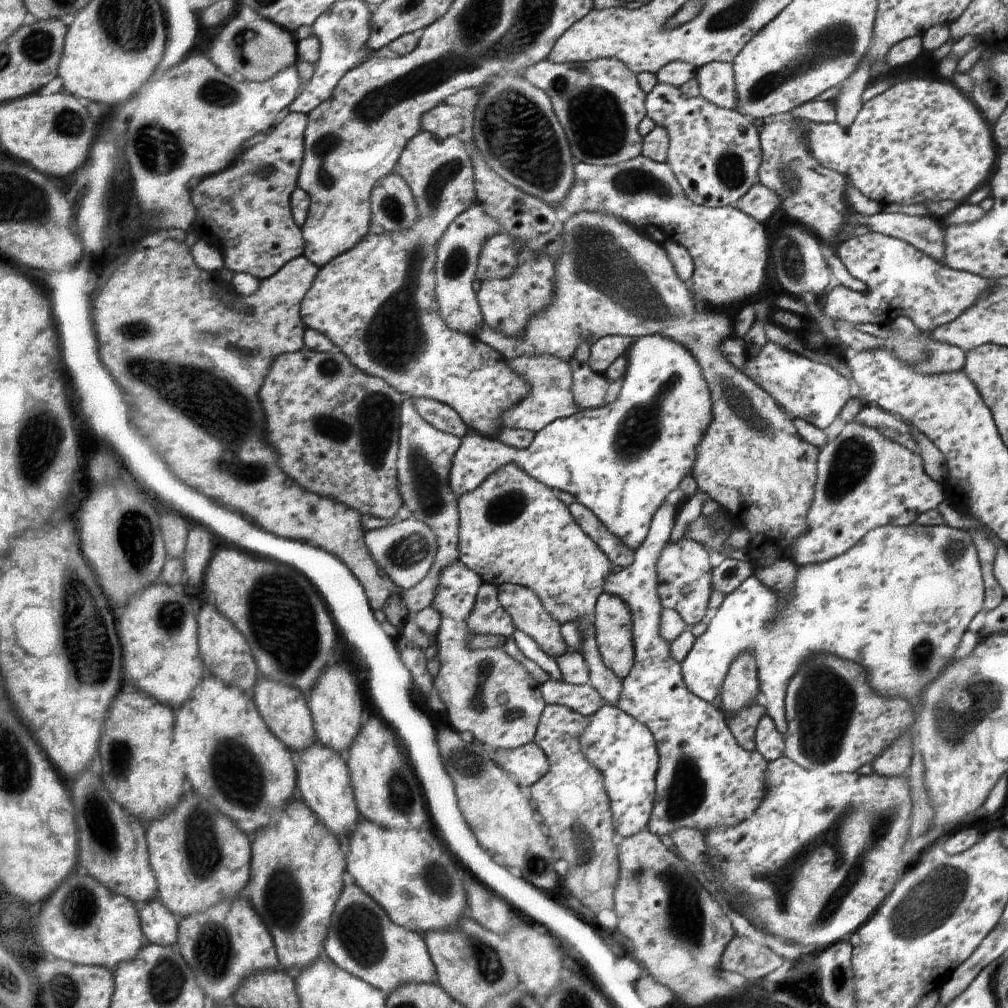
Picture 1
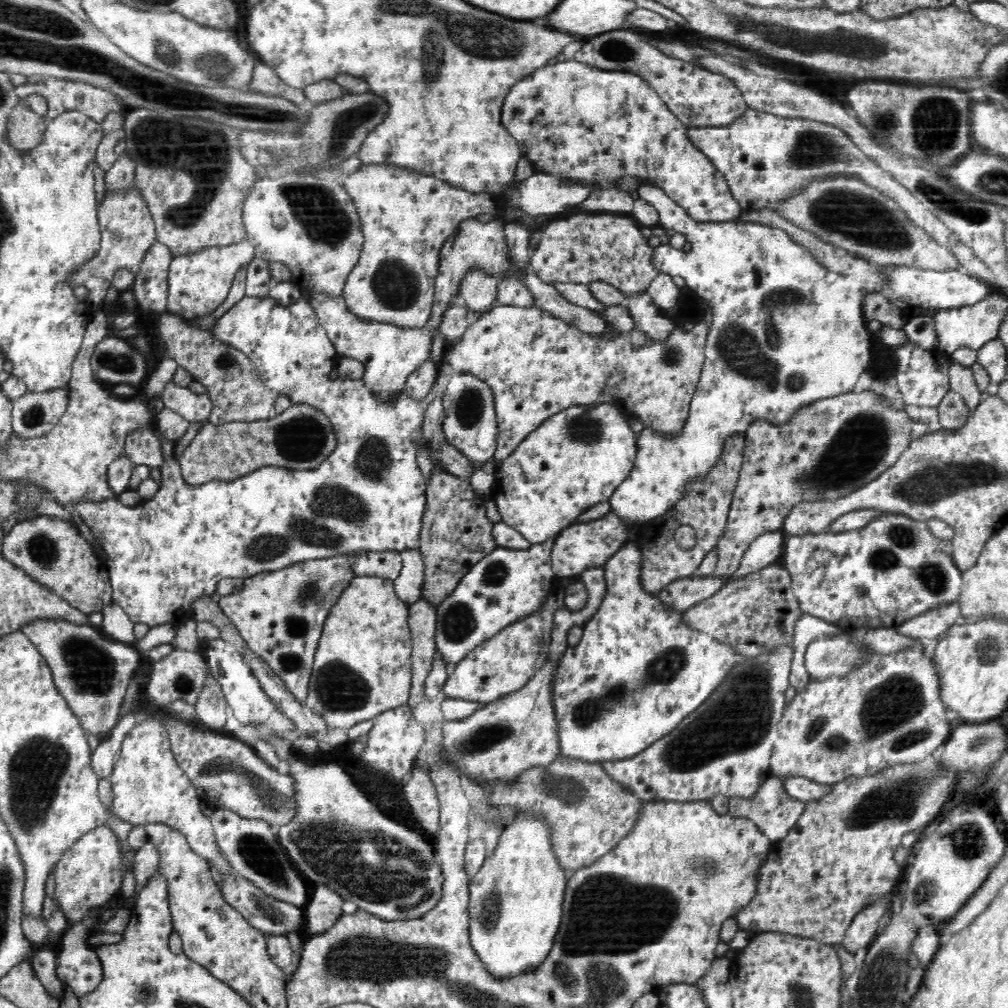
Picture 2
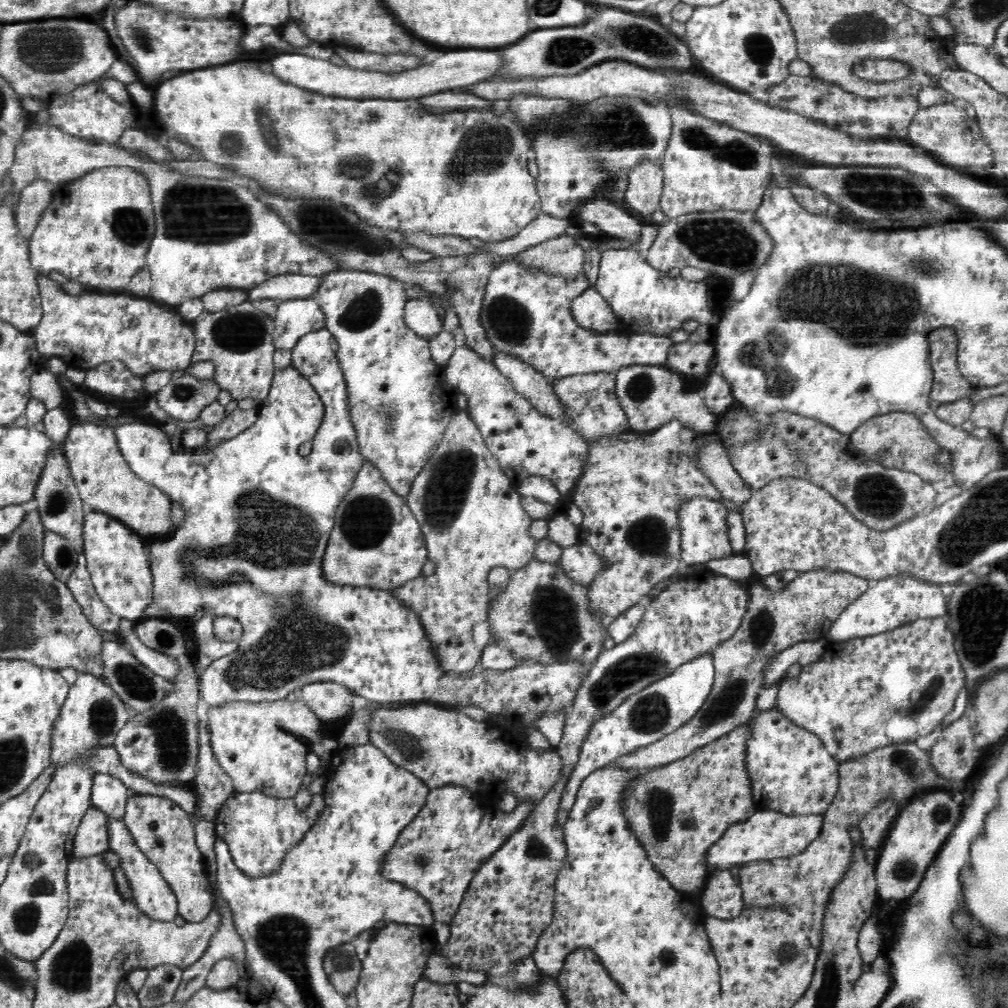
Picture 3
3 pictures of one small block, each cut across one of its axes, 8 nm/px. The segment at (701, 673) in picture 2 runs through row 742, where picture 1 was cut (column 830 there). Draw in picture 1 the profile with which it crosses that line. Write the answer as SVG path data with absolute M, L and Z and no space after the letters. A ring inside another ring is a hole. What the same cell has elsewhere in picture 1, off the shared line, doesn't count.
M912 523L906 526L884 525L873 528L860 542L854 544L844 555L836 559L827 560L824 563L807 564L800 566L797 571L797 584L795 594L789 603L782 601L777 593L767 587L757 576L749 576L736 590L727 594L719 606L716 615L707 624L708 628L704 634L696 638L692 649L681 661L681 671L685 685L692 694L698 698L712 703L717 701L720 695L720 688L724 686L725 676L728 674L729 664L734 663L738 655L749 652L755 656L758 664L758 677L760 678L760 692L757 694L761 705L765 708L766 714L775 722L778 732L785 737L788 732L788 718L785 716L785 692L788 690L791 676L801 667L802 663L814 653L830 653L846 660L864 665L869 672L869 680L874 691L884 696L903 696L911 702L916 714L919 705L919 696L924 687L927 687L941 670L954 659L956 646L959 646L962 634L966 632L970 620L982 610L985 604L985 586L982 586L982 573L980 572L980 557L977 555L977 547L973 543L971 534L964 529L950 527L950 525L932 525L931 527L917 526Z

